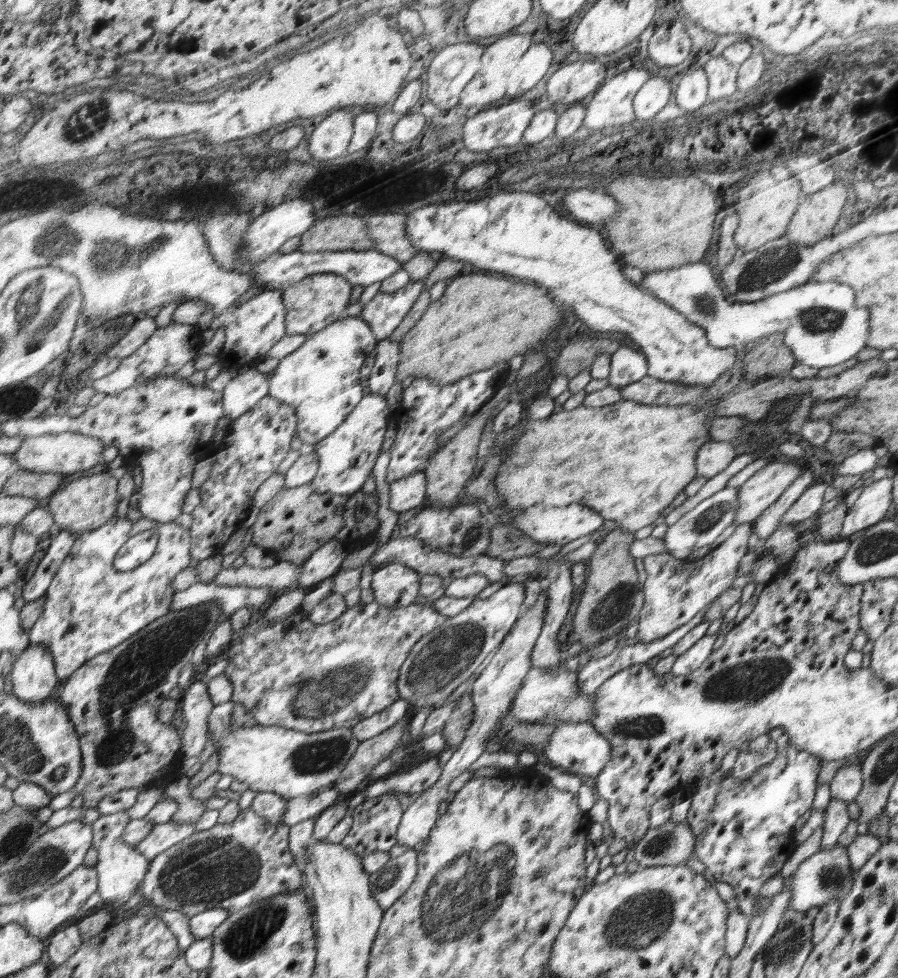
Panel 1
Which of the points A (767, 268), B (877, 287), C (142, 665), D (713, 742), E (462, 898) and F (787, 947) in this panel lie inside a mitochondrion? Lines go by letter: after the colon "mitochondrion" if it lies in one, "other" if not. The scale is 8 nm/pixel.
A: mitochondrion
B: other
C: mitochondrion
D: other
E: mitochondrion
F: mitochondrion

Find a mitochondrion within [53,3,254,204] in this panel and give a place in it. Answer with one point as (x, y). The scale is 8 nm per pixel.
(81, 126)

